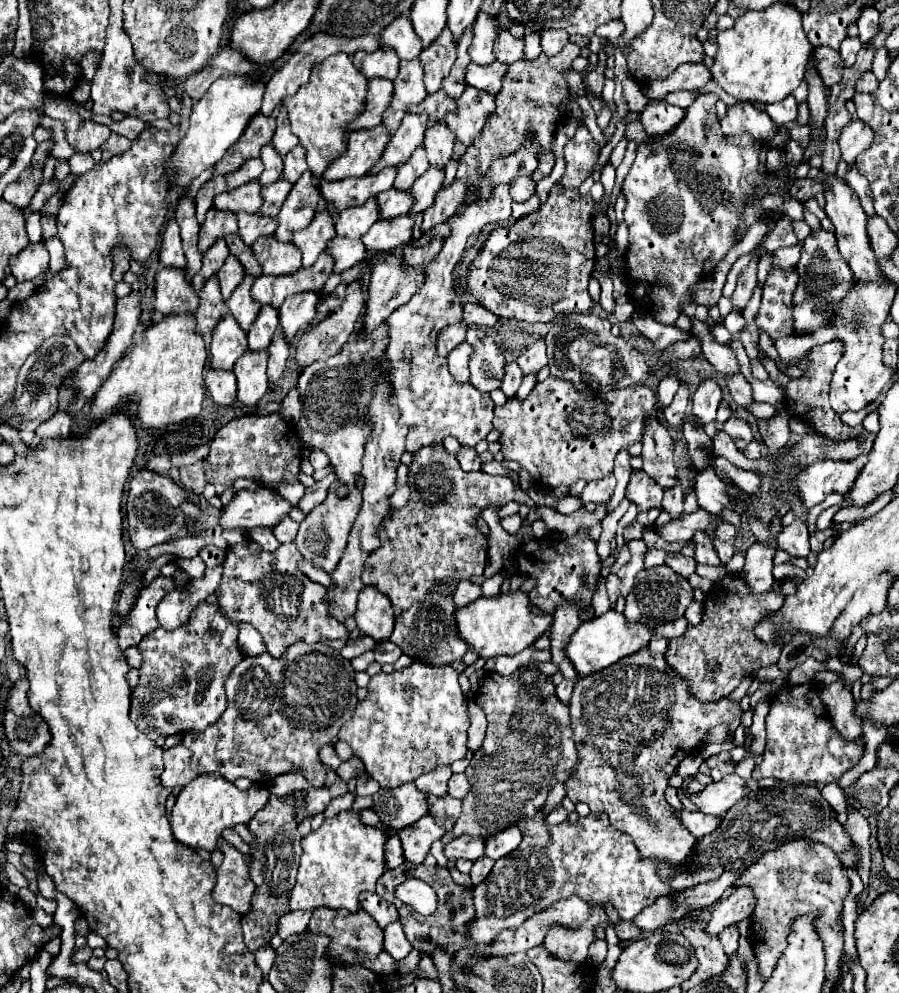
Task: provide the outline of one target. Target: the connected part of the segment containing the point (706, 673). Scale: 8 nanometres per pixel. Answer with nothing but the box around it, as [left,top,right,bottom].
[666,576,784,702]

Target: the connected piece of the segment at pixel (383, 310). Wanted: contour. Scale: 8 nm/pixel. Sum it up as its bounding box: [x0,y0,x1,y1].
[364,256,424,334]

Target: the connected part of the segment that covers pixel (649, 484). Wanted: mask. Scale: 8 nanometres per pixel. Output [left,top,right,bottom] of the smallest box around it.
[626,470,662,510]

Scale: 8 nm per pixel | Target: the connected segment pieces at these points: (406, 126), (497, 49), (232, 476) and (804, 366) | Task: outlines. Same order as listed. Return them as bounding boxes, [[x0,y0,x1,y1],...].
[[368,112,428,174],[494,30,524,64],[206,414,302,494],[782,340,864,440]]

